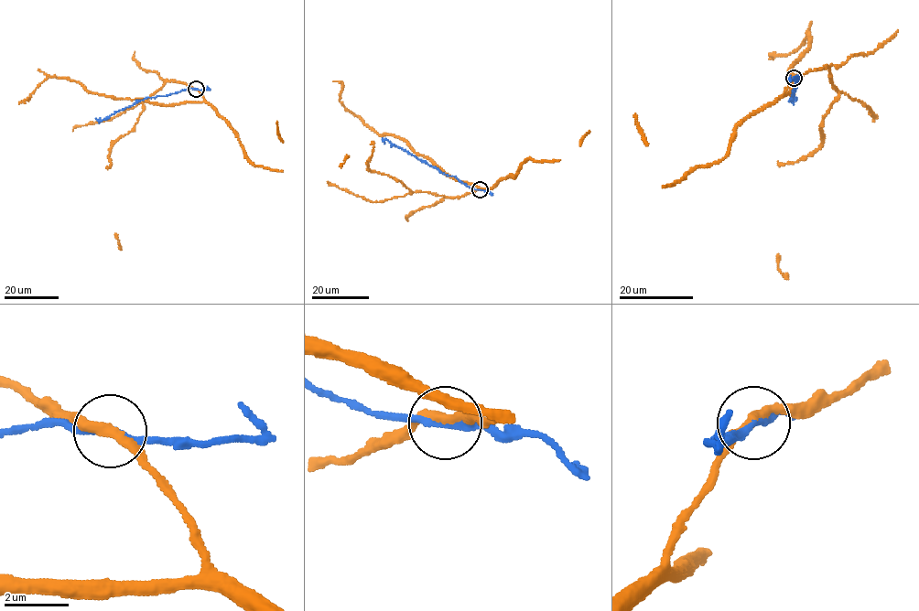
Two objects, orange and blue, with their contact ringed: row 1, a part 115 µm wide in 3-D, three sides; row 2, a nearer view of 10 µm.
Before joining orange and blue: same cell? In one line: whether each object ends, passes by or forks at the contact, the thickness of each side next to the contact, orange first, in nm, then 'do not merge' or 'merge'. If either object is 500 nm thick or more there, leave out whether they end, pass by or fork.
orange passes by; blue passes by; calibres 280 and 180 nm; do not merge

